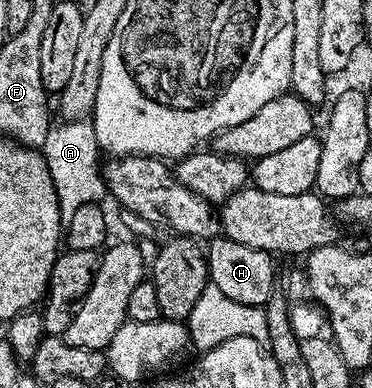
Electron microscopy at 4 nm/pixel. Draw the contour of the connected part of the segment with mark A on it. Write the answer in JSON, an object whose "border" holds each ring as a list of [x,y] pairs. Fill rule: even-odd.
{"border":[[[61,120],[50,125],[47,132],[47,140],[43,147],[45,156],[45,163],[51,172],[51,180],[55,184],[55,192],[59,200],[59,212],[61,213],[62,223],[69,222],[71,215],[83,208],[83,204],[91,204],[92,202],[100,203],[101,197],[106,197],[107,191],[105,189],[105,180],[103,177],[103,168],[101,159],[99,160],[99,147],[97,144],[97,137],[95,136],[95,128],[92,121],[89,120]]]}

